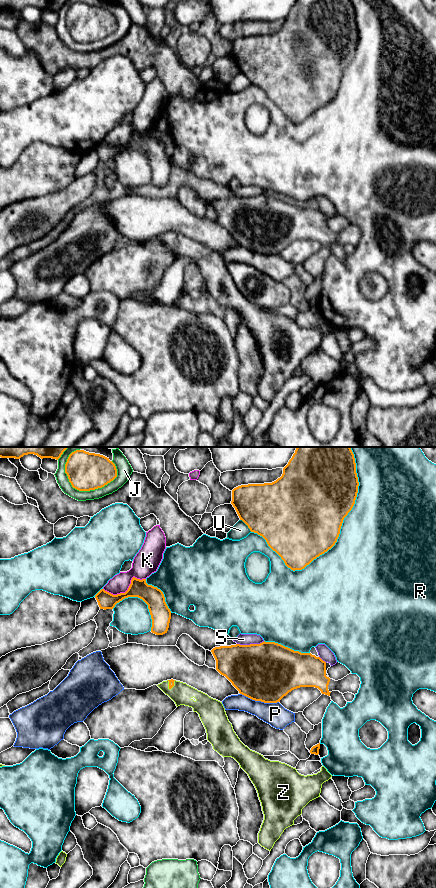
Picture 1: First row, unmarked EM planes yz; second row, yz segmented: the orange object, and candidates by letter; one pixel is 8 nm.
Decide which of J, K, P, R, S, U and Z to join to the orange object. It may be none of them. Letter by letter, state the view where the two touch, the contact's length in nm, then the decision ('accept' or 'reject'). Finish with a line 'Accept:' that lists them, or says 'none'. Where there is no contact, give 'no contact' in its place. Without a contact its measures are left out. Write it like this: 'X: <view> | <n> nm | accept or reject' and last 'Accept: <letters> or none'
J: yz | 440 nm | reject
K: yz | 360 nm | reject
P: yz | 320 nm | reject
R: yz | 1100 nm | reject
S: yz | 220 nm | reject
U: yz | 140 nm | reject
Z: yz | 90 nm | accept
Accept: Z

